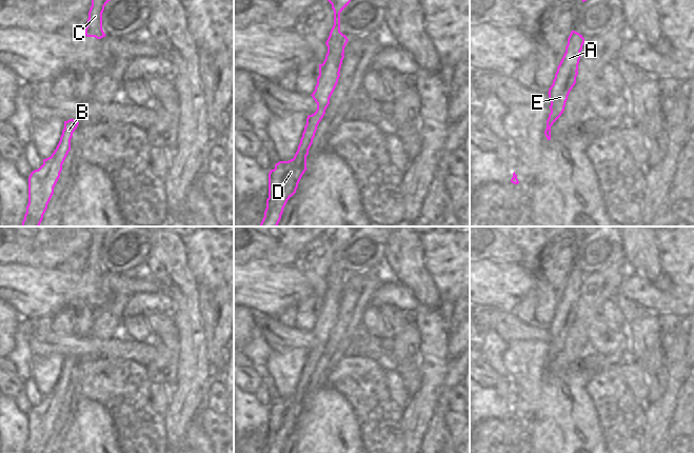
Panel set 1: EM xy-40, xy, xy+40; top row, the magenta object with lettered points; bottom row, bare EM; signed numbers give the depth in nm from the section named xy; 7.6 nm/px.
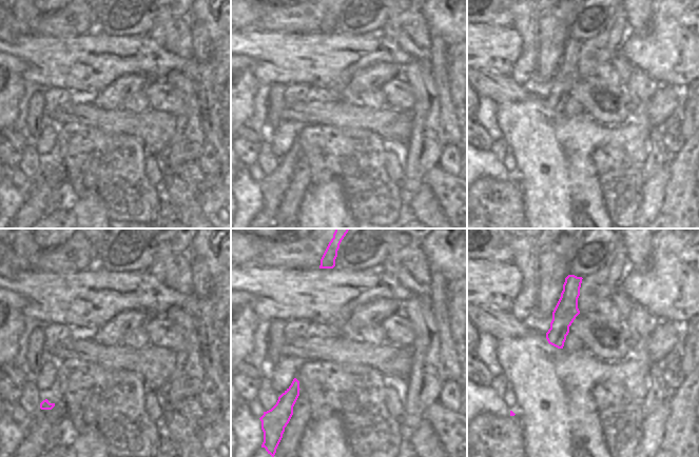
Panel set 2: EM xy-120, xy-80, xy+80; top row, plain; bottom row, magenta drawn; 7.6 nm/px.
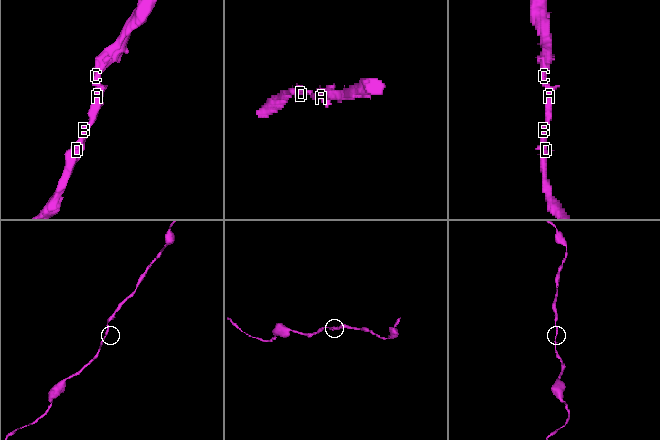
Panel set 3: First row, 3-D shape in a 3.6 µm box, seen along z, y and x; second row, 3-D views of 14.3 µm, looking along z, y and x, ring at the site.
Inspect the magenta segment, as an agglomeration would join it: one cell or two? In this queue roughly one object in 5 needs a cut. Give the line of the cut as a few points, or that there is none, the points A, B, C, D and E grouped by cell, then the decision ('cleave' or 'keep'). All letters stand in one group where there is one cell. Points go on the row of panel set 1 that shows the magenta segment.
no cut; A B C D E; keep

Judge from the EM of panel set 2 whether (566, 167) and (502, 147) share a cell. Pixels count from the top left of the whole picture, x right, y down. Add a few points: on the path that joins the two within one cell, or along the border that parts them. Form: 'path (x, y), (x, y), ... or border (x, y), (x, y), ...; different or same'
border (503, 138), (508, 147); different

